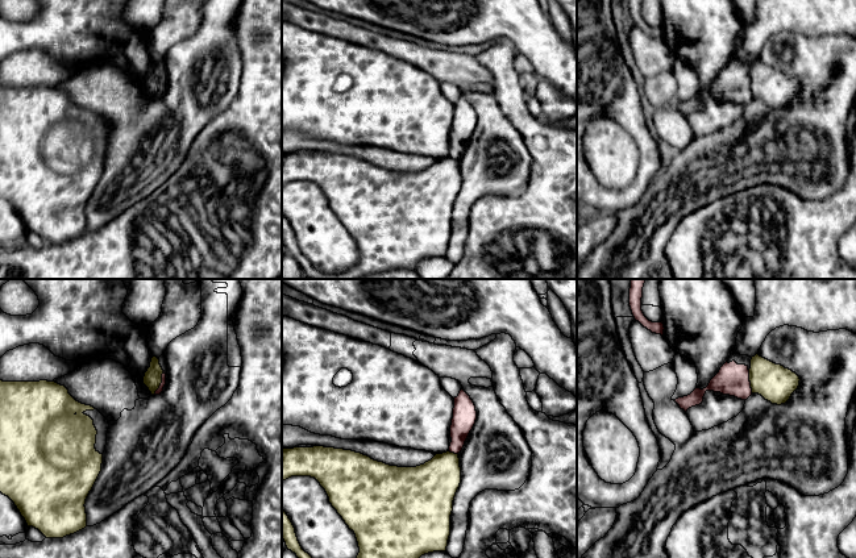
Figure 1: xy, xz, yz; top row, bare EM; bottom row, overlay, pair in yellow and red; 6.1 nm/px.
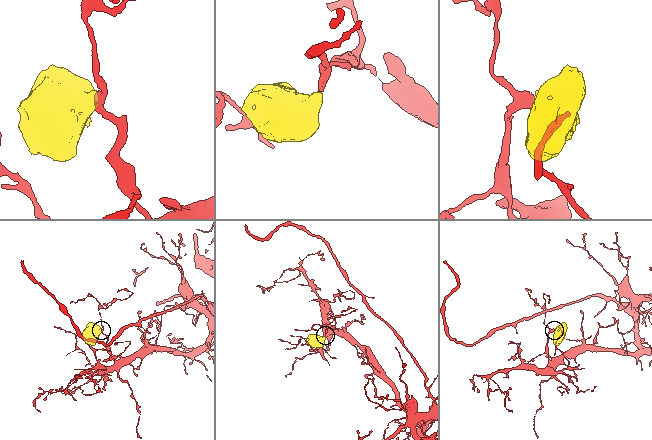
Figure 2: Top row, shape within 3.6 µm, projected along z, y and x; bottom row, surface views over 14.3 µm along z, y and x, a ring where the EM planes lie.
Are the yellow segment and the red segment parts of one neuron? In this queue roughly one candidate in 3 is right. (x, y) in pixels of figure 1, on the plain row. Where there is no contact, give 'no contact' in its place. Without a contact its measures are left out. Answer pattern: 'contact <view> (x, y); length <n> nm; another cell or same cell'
contact xy (161, 87); length 160 nm; another cell

